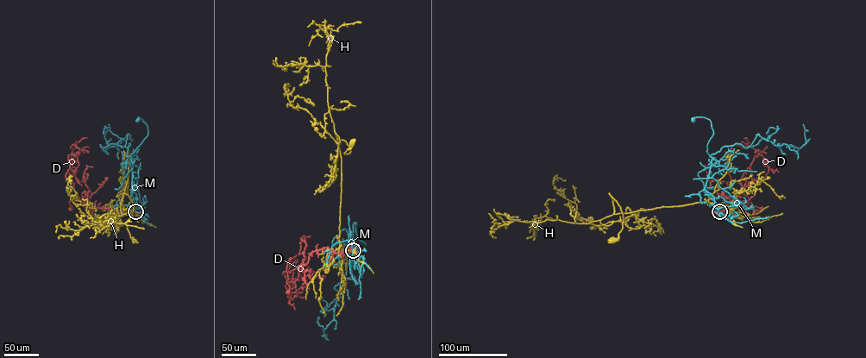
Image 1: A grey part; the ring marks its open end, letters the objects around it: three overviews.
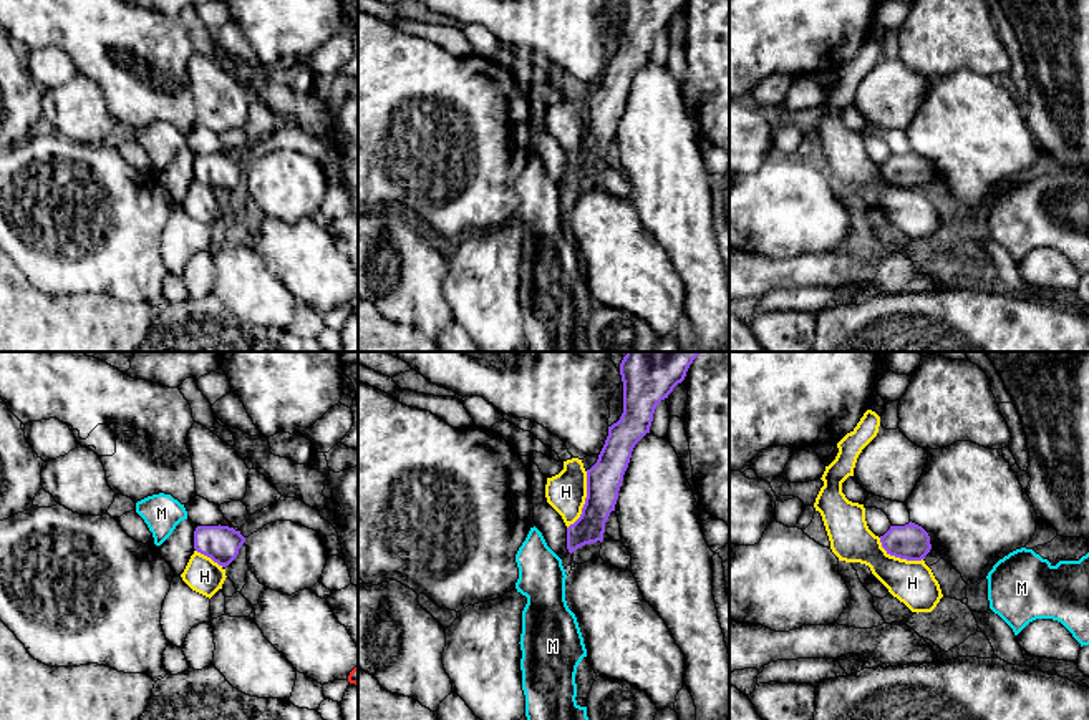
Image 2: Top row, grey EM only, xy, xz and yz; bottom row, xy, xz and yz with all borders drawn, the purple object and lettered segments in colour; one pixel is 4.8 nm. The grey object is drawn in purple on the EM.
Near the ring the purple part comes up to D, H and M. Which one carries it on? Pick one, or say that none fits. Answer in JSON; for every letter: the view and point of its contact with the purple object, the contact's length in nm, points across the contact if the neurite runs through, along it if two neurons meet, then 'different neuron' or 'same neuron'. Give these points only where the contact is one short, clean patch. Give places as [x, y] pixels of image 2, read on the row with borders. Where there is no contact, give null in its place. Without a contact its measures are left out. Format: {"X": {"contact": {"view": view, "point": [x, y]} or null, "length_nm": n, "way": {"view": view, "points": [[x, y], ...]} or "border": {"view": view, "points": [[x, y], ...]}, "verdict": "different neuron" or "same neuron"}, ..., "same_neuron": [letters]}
{"D": {"contact": null, "verdict": "different neuron"}, "H": {"contact": {"view": "xz", "point": [585, 500]}, "length_nm": 300, "border": {"view": "xz", "points": [[587, 471], [587, 496], [582, 513], [567, 528]]}, "verdict": "different neuron"}, "M": {"contact": null, "verdict": "different neuron"}, "same_neuron": []}

